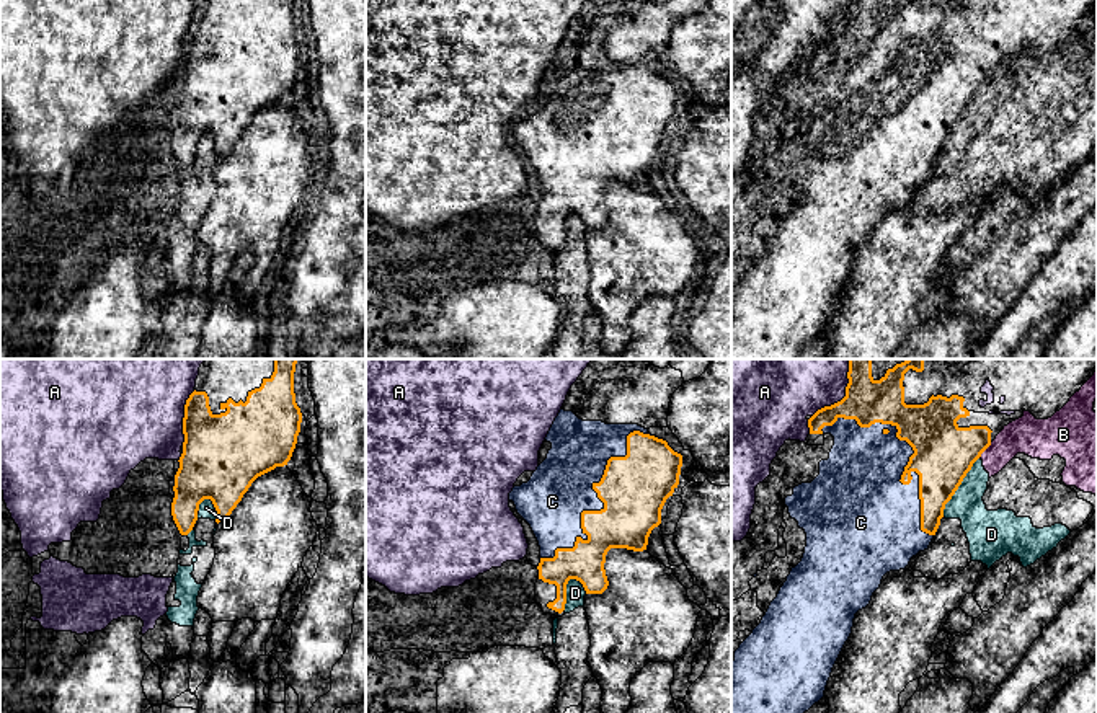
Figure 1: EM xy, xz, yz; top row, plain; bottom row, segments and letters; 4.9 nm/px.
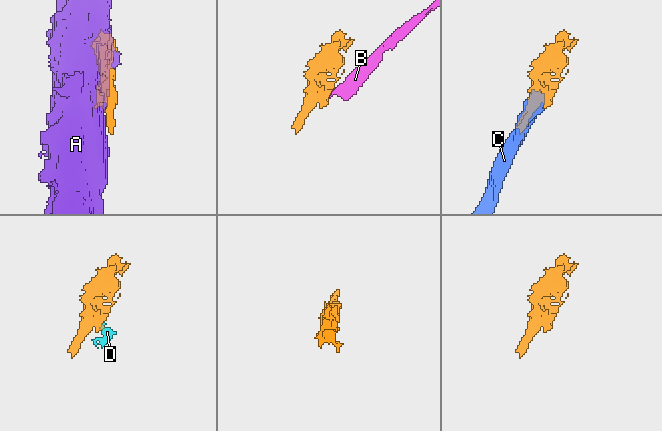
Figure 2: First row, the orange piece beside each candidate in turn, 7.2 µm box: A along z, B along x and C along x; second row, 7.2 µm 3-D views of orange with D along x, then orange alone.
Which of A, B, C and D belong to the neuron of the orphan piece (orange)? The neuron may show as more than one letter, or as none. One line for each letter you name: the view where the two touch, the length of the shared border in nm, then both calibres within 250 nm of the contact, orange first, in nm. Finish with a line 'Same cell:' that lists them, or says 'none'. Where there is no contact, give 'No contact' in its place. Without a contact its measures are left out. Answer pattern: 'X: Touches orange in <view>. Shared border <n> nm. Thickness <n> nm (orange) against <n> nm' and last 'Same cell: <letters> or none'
C: Touches orange in yz. Shared border 750 nm. Thickness 300 nm (orange) against 380 nm
Same cell: C

